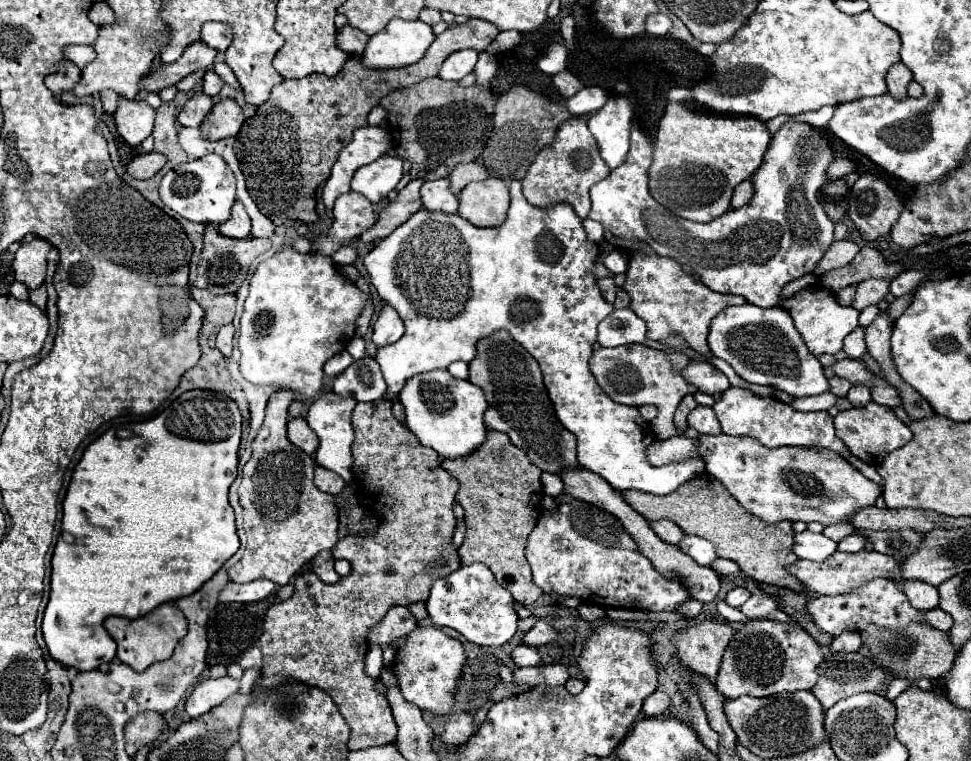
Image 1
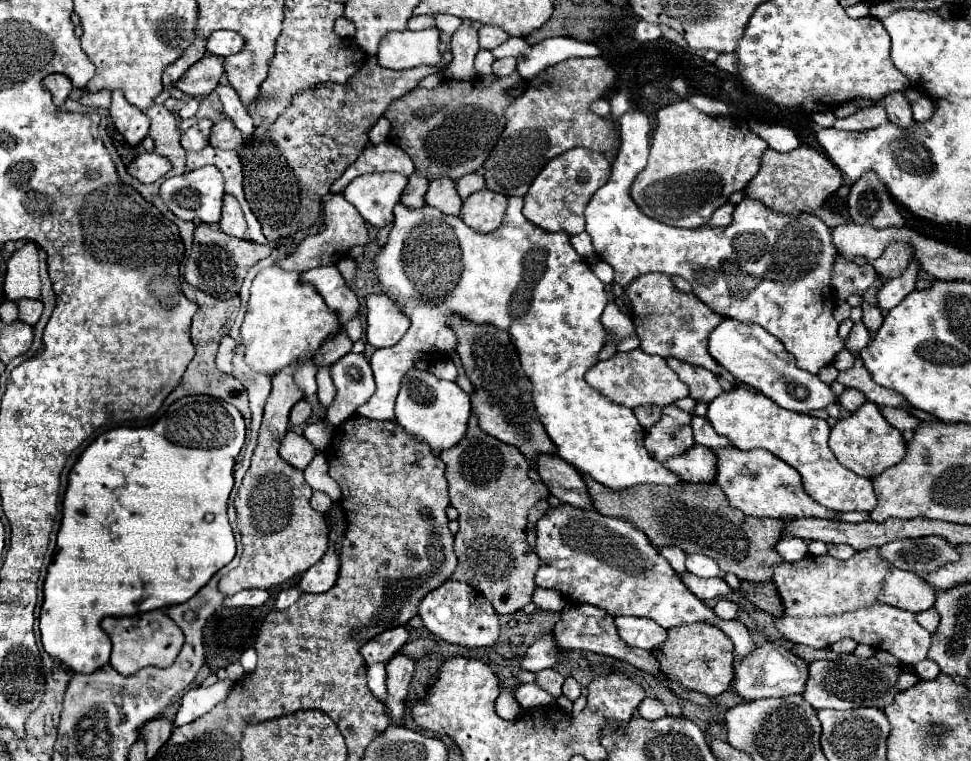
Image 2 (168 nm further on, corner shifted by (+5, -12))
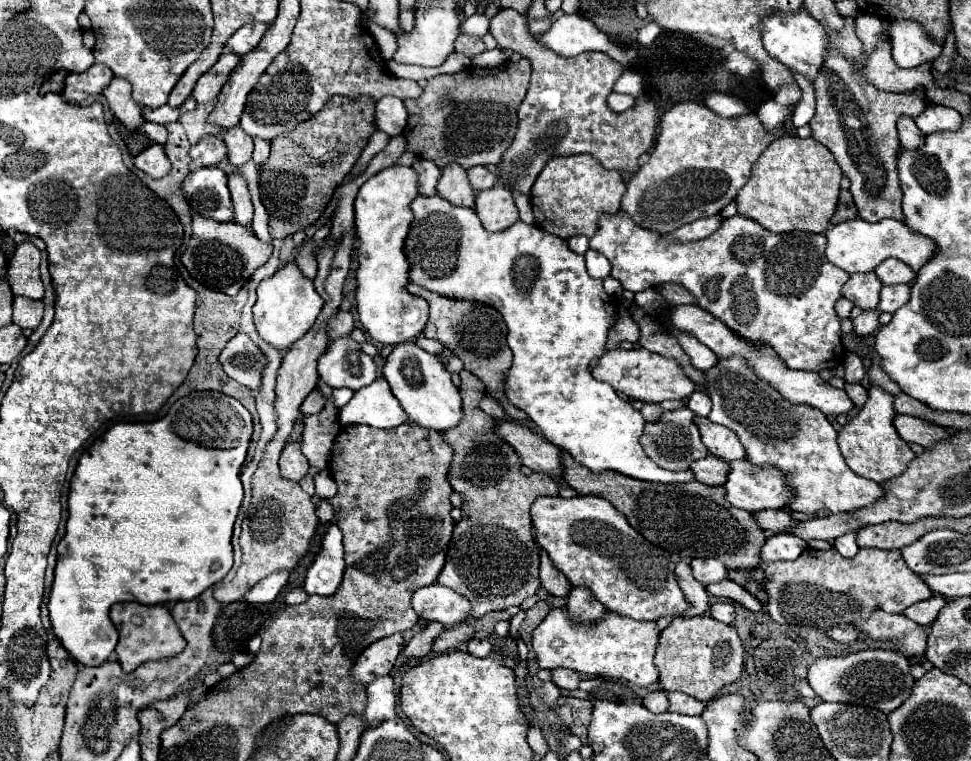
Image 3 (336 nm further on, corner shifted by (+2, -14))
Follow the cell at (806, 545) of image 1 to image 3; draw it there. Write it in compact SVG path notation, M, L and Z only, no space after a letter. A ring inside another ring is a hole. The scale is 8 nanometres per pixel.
M794 534L770 536L762 546L762 556L760 556L762 566L766 566L768 562L776 562L776 560L796 560L806 548L808 544Z

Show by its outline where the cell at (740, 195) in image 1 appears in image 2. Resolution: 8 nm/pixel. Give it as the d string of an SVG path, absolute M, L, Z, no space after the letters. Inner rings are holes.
M723 204L721 208L717 208L715 212L713 212L713 218L711 218L711 222L707 222L707 226L711 226L711 228L715 228L715 226L729 226L729 222L731 222L731 214L733 214L733 204Z

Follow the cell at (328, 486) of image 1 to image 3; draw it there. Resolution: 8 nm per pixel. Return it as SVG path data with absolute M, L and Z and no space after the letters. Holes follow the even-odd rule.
M322 500L322 502L318 504L318 508L316 508L316 516L320 518L320 522L332 522L332 518L334 518L334 508L332 508L332 504L330 504L328 500Z

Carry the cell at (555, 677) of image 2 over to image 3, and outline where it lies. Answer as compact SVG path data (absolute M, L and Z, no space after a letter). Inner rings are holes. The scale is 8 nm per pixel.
M556 668L552 670L552 682L560 688L560 690L576 690L580 676L574 670L566 670L566 668Z

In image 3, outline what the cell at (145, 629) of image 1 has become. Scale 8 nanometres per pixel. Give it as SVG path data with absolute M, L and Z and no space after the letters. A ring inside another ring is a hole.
M138 602L114 604L110 608L110 620L120 634L116 654L124 672L134 672L140 664L150 660L164 660L178 656L186 648L186 640L182 638L176 622L172 620L170 612L164 606L142 606Z

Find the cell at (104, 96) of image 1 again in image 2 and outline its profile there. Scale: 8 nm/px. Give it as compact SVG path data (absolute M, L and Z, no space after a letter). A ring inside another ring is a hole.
M99 90L95 94L89 94L89 92L83 92L81 98L79 98L81 104L85 106L95 106L95 108L109 108L111 104L111 92L109 90Z

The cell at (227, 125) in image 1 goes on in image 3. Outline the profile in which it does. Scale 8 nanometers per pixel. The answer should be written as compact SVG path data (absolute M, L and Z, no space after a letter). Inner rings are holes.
M240 126L224 130L220 138L228 146L228 160L234 166L240 166L252 158L252 138L248 134L244 134Z

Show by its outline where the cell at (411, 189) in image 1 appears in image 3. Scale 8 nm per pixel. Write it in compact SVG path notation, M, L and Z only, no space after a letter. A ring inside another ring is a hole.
M416 160L416 164L412 164L412 168L418 174L418 194L420 196L436 194L436 182L440 178L440 170L436 168L436 164L432 164L428 160Z

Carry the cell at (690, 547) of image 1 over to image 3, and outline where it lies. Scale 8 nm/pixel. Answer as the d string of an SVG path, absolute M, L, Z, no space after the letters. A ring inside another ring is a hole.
M694 558L690 566L694 570L694 578L698 582L702 582L704 586L712 584L712 582L720 582L726 578L726 568L716 558Z

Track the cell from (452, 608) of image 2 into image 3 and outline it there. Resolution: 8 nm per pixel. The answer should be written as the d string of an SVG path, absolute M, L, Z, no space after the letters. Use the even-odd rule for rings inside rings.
M440 584L418 588L412 596L412 608L420 618L428 622L440 622L444 628L464 622L472 610L468 598Z

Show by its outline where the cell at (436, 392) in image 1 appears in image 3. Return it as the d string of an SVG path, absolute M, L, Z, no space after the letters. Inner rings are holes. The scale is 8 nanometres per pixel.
M396 344L392 354L386 358L384 364L384 376L390 382L392 394L398 398L400 406L408 414L408 420L414 424L420 424L424 428L432 428L440 434L444 434L450 428L456 428L460 424L464 412L462 412L462 398L460 390L452 384L448 370L440 360L436 360L434 354L424 352L416 344Z

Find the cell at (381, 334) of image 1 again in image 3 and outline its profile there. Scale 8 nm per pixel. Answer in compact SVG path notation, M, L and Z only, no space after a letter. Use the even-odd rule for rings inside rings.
M390 166L366 180L356 196L354 202L354 212L356 212L356 248L358 248L358 270L356 270L356 280L358 280L358 290L356 290L356 308L360 314L360 322L364 330L370 334L374 342L380 344L400 344L410 338L414 338L418 332L424 330L426 320L428 320L428 304L424 298L412 296L406 290L408 284L408 262L404 256L404 240L412 222L412 210L410 202L418 196L416 192L416 172L412 168L400 168L400 166Z

